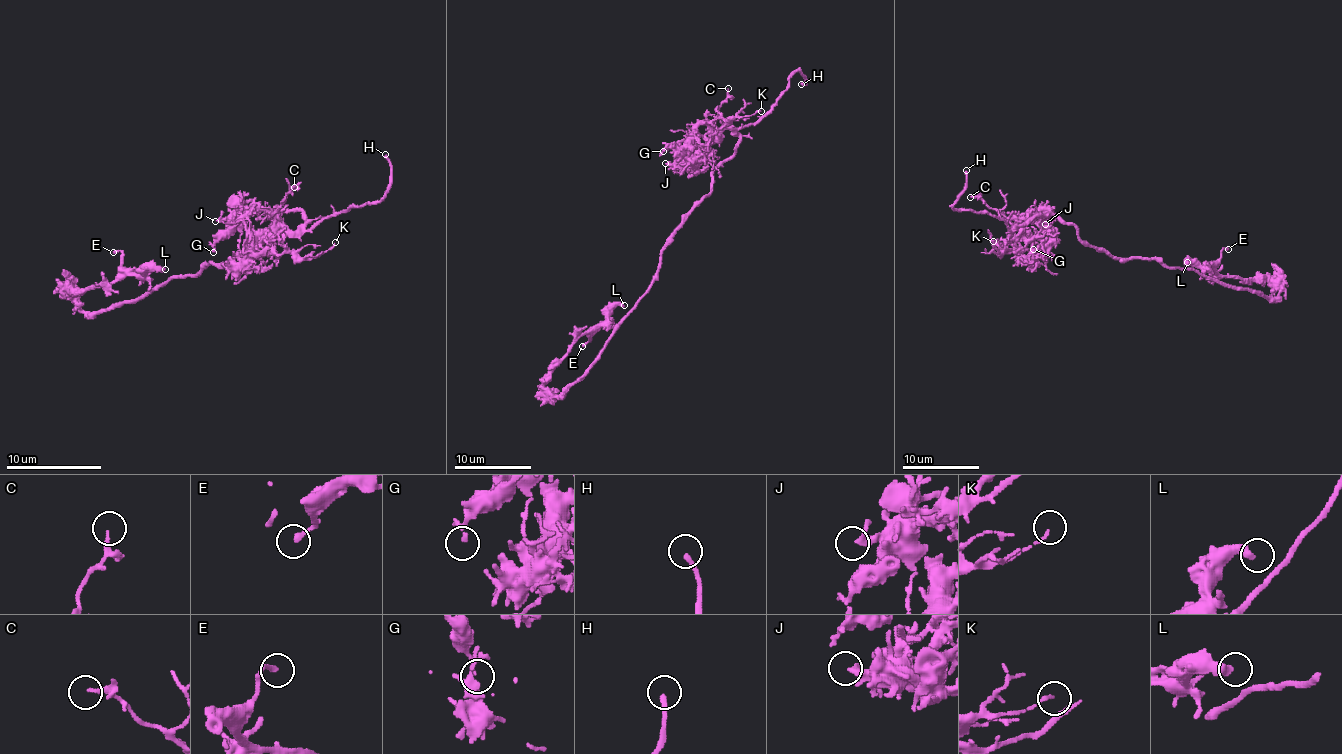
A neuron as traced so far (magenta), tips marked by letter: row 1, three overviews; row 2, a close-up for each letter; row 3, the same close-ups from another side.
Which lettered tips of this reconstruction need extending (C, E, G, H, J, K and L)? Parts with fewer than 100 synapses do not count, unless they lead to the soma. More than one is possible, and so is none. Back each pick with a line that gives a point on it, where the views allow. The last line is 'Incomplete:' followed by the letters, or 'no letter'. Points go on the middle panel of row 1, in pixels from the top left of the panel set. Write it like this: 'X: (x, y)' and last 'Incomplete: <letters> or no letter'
H: (801, 84)
Incomplete: H

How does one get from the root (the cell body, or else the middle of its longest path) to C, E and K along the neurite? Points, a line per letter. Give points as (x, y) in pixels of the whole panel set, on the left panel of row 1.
C: (208, 264), (225, 264), (256, 247), (268, 235), (273, 214), (285, 211), (273, 221), (270, 214), (294, 187)
E: (208, 264), (141, 297), (84, 312), (65, 290), (108, 286), (120, 264), (113, 252)
K: (208, 264), (225, 264), (256, 247), (277, 209), (285, 211), (270, 219), (277, 254), (318, 257), (335, 242)

